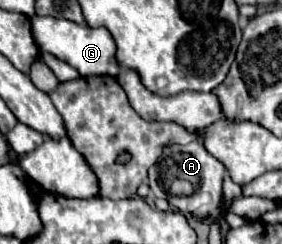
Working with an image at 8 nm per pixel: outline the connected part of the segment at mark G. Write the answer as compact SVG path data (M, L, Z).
M33 16L31 18L33 36L39 44L39 50L51 52L59 60L71 64L81 76L117 76L121 66L117 62L117 46L113 42L113 36L107 32L107 28L91 28L81 26L65 18L53 18L53 16Z

